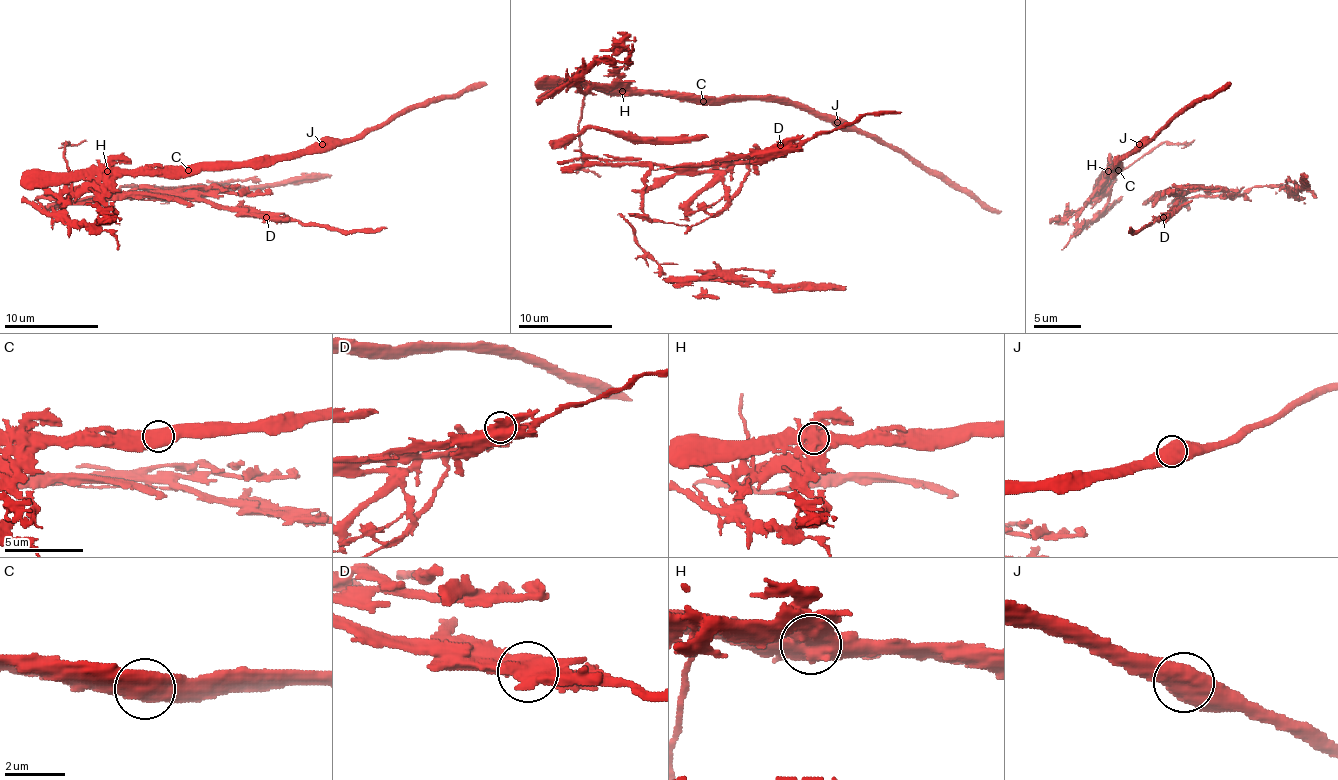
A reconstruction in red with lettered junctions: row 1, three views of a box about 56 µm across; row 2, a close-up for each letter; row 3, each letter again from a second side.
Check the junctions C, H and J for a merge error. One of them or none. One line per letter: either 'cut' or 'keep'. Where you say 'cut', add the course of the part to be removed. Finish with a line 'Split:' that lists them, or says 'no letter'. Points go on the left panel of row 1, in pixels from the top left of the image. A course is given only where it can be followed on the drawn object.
C: keep
H: cut
J: keep
Split: H

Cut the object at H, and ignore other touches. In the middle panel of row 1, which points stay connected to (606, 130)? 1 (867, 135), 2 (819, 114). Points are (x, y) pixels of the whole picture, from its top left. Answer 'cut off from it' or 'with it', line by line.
1: cut off from it
2: cut off from it

